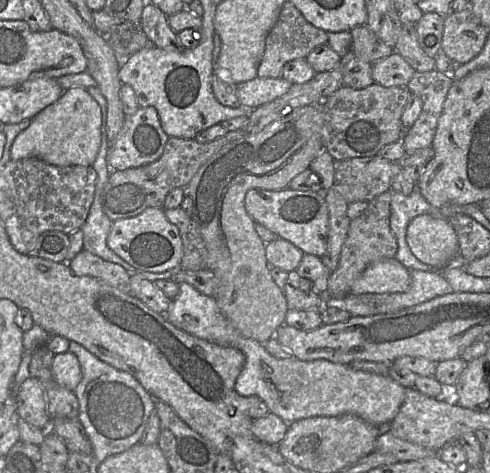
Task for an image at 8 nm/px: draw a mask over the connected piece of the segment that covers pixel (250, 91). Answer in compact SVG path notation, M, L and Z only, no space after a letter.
M260 78L239 83L238 99L243 107L256 109L284 95L292 83L283 78Z

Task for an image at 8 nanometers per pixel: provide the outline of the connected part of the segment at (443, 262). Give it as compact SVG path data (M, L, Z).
M420 215L408 225L406 239L412 254L434 269L460 262L458 236L448 218Z

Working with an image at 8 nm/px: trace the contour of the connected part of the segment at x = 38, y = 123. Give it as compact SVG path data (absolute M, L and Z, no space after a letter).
M69 88L52 104L34 116L10 147L11 161L38 158L54 166L92 166L101 146L102 113L99 104L85 88Z

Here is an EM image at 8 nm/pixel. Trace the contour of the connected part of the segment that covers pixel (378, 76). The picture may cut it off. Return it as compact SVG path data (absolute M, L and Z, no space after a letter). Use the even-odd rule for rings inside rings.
M398 53L372 64L374 82L384 87L406 86L413 78L415 70Z

